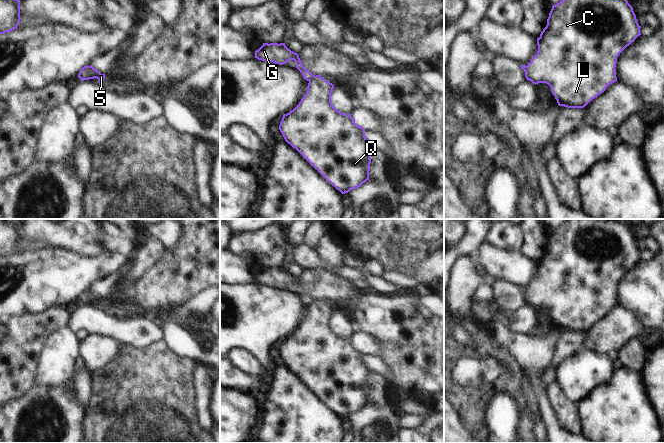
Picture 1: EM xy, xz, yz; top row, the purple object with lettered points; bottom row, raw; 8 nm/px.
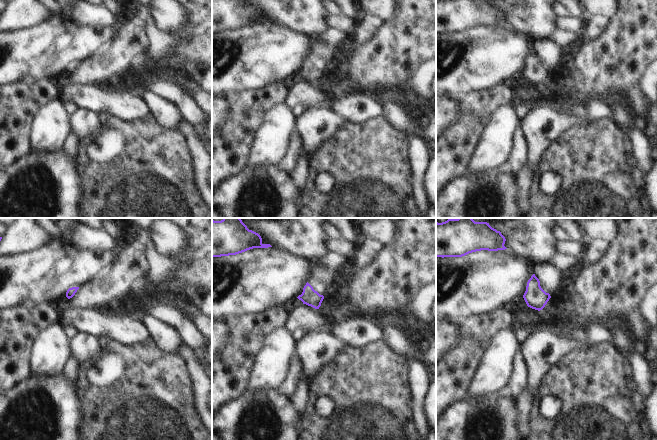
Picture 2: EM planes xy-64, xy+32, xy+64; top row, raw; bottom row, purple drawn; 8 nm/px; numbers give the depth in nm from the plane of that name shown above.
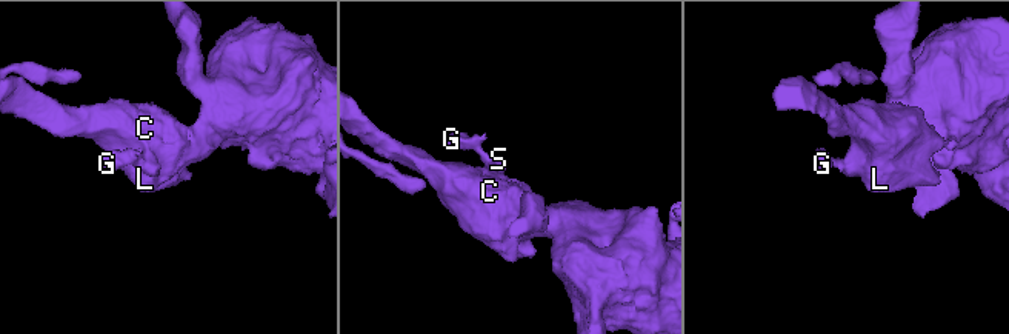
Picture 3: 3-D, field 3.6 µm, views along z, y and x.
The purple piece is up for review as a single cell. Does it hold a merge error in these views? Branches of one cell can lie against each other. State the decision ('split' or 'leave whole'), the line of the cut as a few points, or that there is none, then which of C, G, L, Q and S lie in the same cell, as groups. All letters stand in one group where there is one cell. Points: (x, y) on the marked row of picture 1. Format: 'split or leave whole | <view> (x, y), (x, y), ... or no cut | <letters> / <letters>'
split | xy (90, 66), (89, 78) | C L Q S / G

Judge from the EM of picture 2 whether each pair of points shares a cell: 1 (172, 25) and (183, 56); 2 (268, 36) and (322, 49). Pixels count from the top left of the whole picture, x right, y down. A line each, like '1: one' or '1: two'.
1: two
2: two

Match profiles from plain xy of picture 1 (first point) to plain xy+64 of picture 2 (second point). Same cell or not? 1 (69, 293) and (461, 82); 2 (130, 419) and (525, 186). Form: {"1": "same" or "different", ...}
{"1": "same", "2": "different"}

